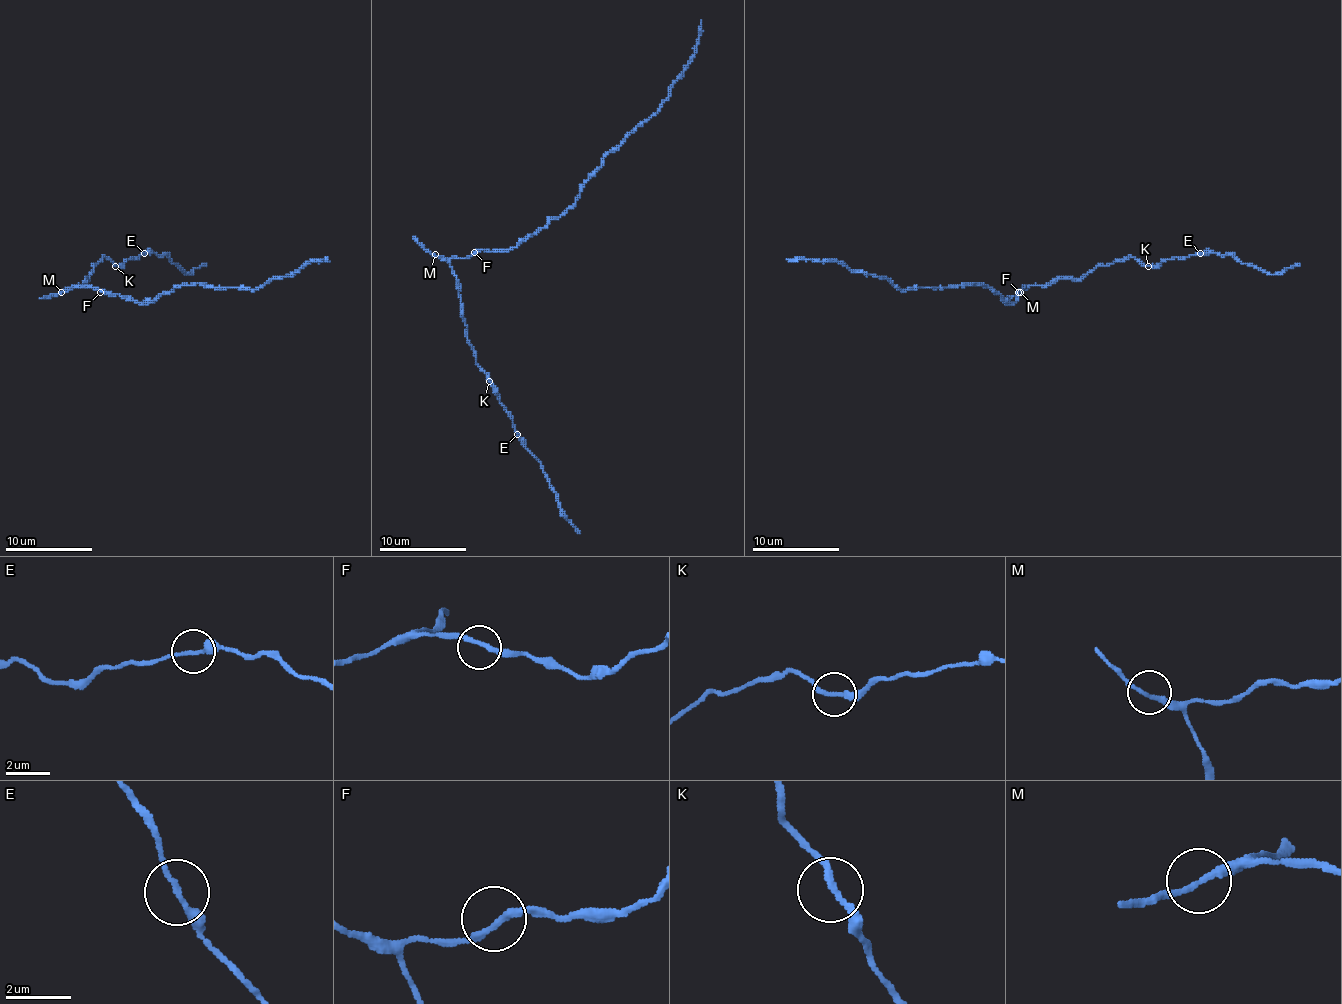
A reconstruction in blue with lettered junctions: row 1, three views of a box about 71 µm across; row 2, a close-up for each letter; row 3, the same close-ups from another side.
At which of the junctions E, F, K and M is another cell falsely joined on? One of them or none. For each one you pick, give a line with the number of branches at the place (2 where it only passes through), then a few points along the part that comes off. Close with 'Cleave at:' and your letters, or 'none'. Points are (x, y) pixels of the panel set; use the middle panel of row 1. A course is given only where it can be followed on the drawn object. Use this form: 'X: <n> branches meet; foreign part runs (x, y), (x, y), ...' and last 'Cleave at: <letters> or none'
Cleave at: none

